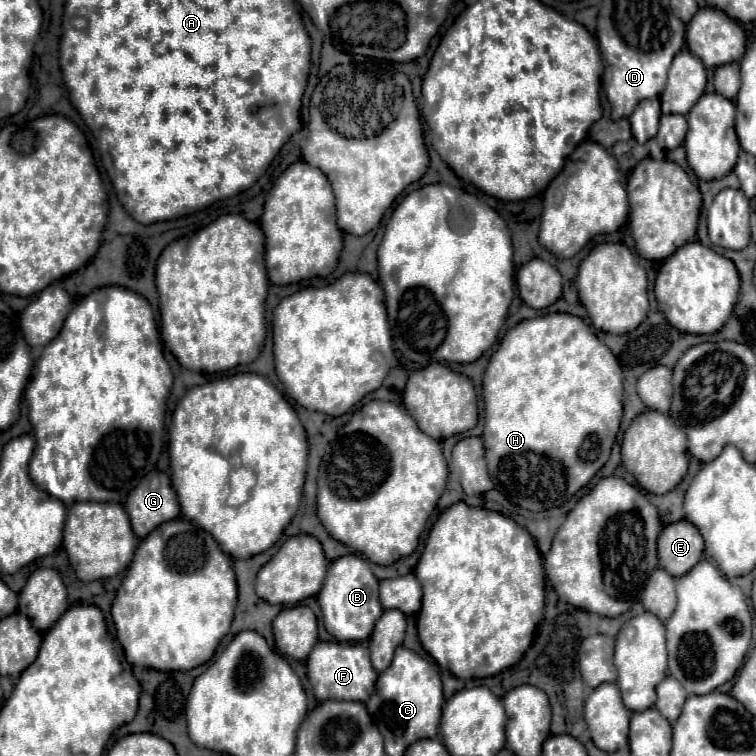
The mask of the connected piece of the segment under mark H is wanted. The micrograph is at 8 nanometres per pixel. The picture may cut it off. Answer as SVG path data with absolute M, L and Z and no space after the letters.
M552 312L516 324L490 356L482 390L488 472L496 490L520 508L540 512L562 506L606 464L622 420L622 368L582 318Z

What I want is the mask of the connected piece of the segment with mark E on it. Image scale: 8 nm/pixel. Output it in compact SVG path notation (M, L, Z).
M688 520L664 526L658 540L658 560L670 576L686 574L702 558L702 550L704 540Z

